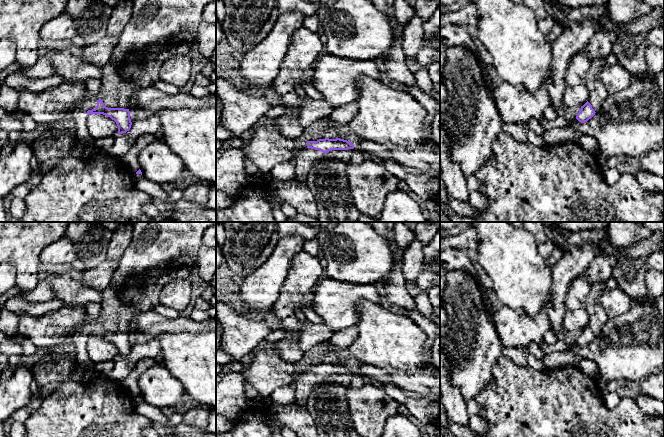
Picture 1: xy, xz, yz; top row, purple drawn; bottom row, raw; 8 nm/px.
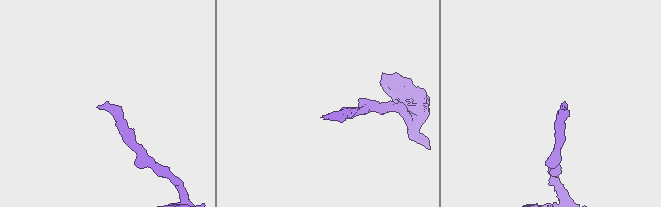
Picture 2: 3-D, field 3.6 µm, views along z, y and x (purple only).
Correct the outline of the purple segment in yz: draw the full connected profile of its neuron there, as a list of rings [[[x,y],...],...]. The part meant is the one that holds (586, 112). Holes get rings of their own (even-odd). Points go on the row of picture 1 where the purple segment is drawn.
[[[598,58],[591,62],[586,75],[586,86],[590,96],[588,101],[581,106],[576,116],[576,119],[581,123],[585,123],[591,119],[600,110],[602,104],[609,96],[603,82],[598,77],[599,71],[604,66],[606,66],[606,58]]]

